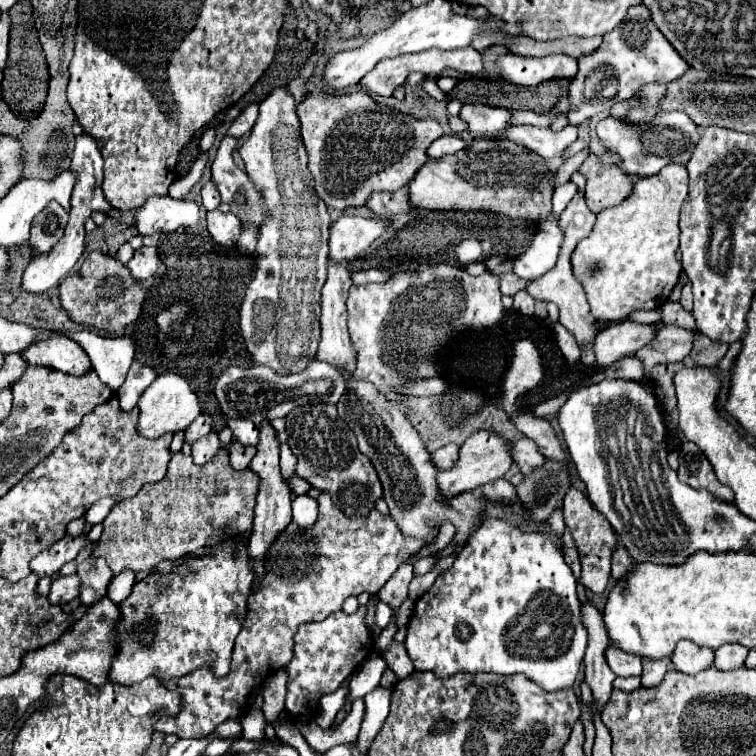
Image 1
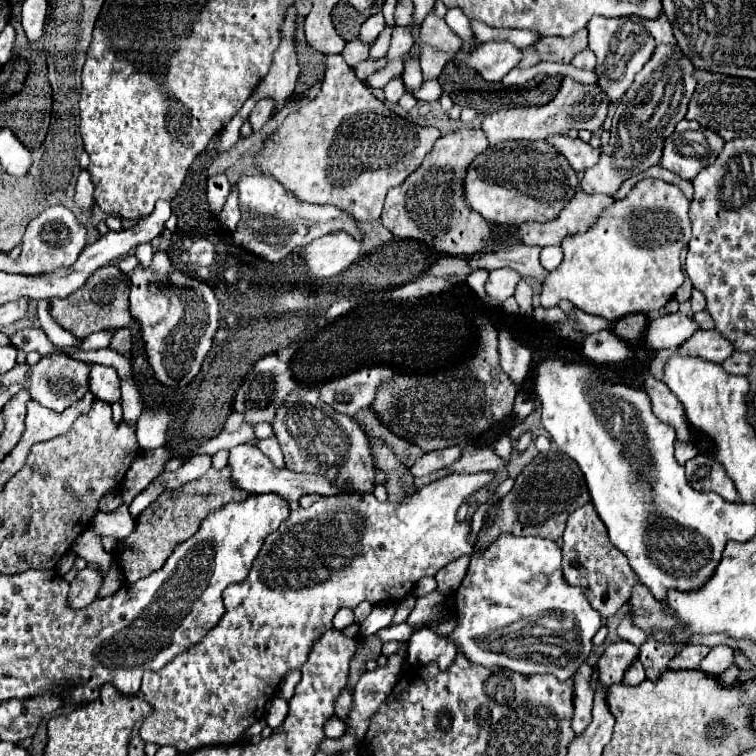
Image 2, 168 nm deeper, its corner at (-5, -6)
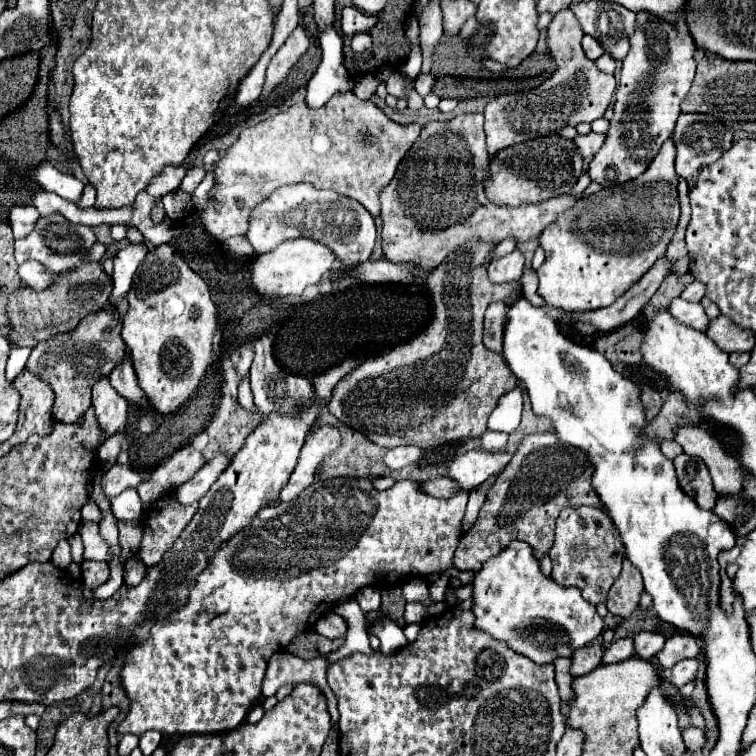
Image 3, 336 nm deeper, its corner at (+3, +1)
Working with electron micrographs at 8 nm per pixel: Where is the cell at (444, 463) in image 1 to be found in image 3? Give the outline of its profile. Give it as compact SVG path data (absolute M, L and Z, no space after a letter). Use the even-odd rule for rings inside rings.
M409 445L409 447L395 447L395 449L389 449L387 455L385 455L385 465L393 471L397 469L403 469L407 465L413 465L417 463L421 457L423 457L425 449L419 449L415 445Z

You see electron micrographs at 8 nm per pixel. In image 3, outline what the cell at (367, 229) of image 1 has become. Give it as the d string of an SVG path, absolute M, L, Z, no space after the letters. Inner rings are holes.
M299 237L299 239L289 239L281 245L277 245L277 249L273 249L265 255L257 255L251 281L253 281L253 289L259 289L259 293L263 293L263 295L277 295L277 297L301 295L305 291L305 287L317 283L335 265L337 265L337 257L329 247L325 247L323 243L319 243L315 239Z

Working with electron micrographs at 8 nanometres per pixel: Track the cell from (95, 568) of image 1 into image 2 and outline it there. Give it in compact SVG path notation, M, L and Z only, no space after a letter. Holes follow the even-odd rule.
M91 528L85 530L81 536L77 536L75 544L73 544L73 550L85 558L87 562L97 562L101 564L101 574L107 574L109 570L109 564L111 564L111 554L107 554L101 546L101 536L95 534Z

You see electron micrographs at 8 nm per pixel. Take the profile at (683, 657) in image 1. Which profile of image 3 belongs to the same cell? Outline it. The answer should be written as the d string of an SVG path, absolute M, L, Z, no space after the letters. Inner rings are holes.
M669 637L665 647L659 651L657 659L661 667L669 669L681 659L697 657L699 653L701 653L701 643L695 637Z

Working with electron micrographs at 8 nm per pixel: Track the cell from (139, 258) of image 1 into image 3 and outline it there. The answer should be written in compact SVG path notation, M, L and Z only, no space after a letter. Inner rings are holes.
M159 245L139 265L127 301L129 309L123 319L121 337L131 351L139 387L157 411L171 413L185 397L197 391L213 359L211 345L217 321L209 285L187 267L171 245Z

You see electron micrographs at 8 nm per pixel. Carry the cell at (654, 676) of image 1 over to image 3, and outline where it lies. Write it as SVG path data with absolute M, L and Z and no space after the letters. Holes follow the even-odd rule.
M641 631L633 635L633 645L635 645L635 655L639 659L651 661L665 645L665 637L655 631Z

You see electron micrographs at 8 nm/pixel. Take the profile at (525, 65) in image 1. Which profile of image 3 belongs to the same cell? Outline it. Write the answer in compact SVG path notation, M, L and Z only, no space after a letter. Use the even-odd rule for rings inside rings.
M585 35L583 37L583 51L585 51L585 55L591 59L591 61L595 61L597 57L601 57L605 51L601 49L601 45L593 39L593 37L589 37L589 35Z

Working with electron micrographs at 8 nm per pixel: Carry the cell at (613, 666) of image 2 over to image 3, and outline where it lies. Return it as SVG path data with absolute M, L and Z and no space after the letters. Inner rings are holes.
M599 643L577 649L577 653L573 653L573 663L571 663L573 677L587 675L593 669L597 669L603 663L603 653L605 653L605 647Z

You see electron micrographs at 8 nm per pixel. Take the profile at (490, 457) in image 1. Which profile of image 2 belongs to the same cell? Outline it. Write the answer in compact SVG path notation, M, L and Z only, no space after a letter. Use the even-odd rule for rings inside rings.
M479 472L479 474L451 474L445 476L425 488L421 488L419 492L415 492L413 496L409 496L403 504L389 504L389 502L379 502L373 492L367 492L365 496L361 496L359 492L345 492L339 496L323 496L319 498L313 506L309 508L295 508L287 520L281 522L281 528L277 528L277 532L269 534L265 538L265 544L261 546L263 550L257 554L257 560L253 562L253 568L249 570L249 576L241 582L241 584L231 584L225 592L223 592L223 604L225 604L225 616L221 618L221 622L211 628L203 640L199 640L197 644L193 644L193 648L185 650L181 656L175 656L169 664L165 664L165 668L161 668L161 672L145 672L143 676L143 684L141 684L141 692L145 694L145 700L153 706L151 716L145 718L145 722L139 728L139 736L143 742L153 742L153 744L169 744L175 746L179 752L193 752L197 748L203 746L213 746L213 744L233 744L237 742L245 730L255 724L257 720L261 720L265 716L265 706L269 704L269 700L275 698L277 686L281 682L281 678L289 672L289 670L301 670L301 666L305 664L315 640L329 628L333 628L333 616L337 614L339 608L355 608L359 602L367 600L371 604L377 602L391 602L391 600L401 600L407 594L413 592L415 584L423 578L423 576L435 576L443 566L447 566L449 562L461 558L461 556L471 556L473 554L473 544L469 540L471 536L471 525L468 521L457 521L455 514L459 510L459 506L463 502L467 502L467 496L471 496L475 490L487 486L493 480L493 472Z

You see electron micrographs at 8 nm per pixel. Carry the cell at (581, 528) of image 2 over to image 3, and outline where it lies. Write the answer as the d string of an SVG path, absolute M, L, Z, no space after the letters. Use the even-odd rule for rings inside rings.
M565 507L557 517L557 529L555 529L555 543L551 547L551 561L553 571L551 577L559 585L573 585L581 589L585 601L589 601L593 607L607 601L607 593L615 579L621 573L623 567L623 545L613 533L613 525L609 525L609 519L599 507Z

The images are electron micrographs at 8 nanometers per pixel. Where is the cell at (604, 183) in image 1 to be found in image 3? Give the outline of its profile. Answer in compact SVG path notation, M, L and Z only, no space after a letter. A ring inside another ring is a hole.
M481 113L457 115L451 121L425 125L417 143L399 163L391 183L379 191L385 257L393 263L411 261L421 269L433 269L447 253L463 247L467 241L501 243L503 239L513 239L521 245L537 239L545 225L555 223L559 213L573 209L583 199L561 195L535 205L493 205L483 193L485 161L489 161L489 153Z

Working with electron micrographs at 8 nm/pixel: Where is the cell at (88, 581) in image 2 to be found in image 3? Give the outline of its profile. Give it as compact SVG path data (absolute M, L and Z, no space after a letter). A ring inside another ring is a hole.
M83 561L81 563L81 583L89 589L101 587L109 579L109 565L105 561Z

